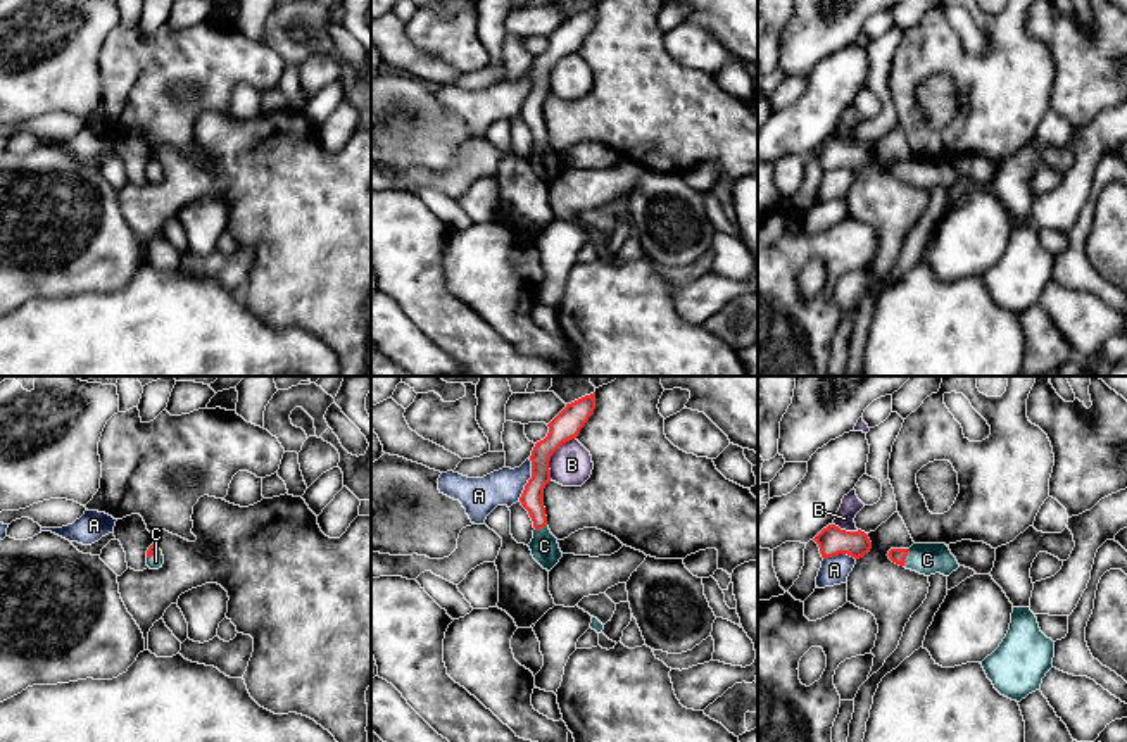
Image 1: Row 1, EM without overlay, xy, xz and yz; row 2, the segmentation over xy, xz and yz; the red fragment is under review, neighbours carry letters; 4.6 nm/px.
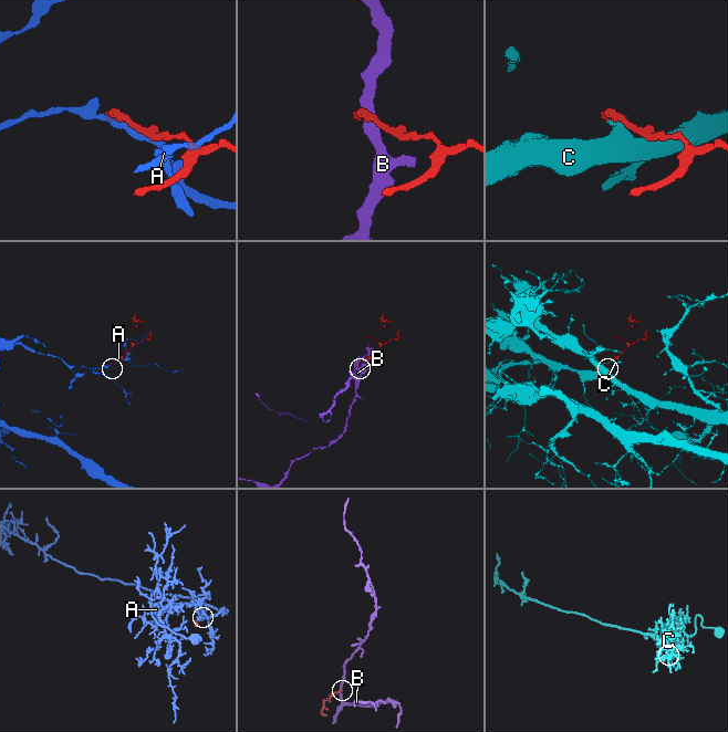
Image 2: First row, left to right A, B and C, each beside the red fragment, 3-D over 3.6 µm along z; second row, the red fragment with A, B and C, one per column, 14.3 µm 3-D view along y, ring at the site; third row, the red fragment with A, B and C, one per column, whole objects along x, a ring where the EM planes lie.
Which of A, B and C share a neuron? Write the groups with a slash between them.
A / B / C

